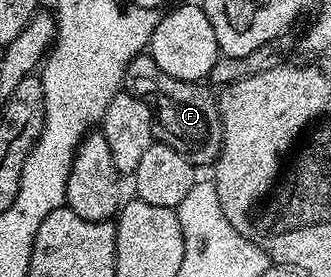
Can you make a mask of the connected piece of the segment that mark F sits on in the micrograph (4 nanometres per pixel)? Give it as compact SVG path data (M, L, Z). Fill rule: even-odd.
M151 54L135 55L124 70L123 90L142 100L154 113L154 131L159 142L170 145L197 169L211 168L224 144L224 130L217 96L203 82L182 81L162 73Z

